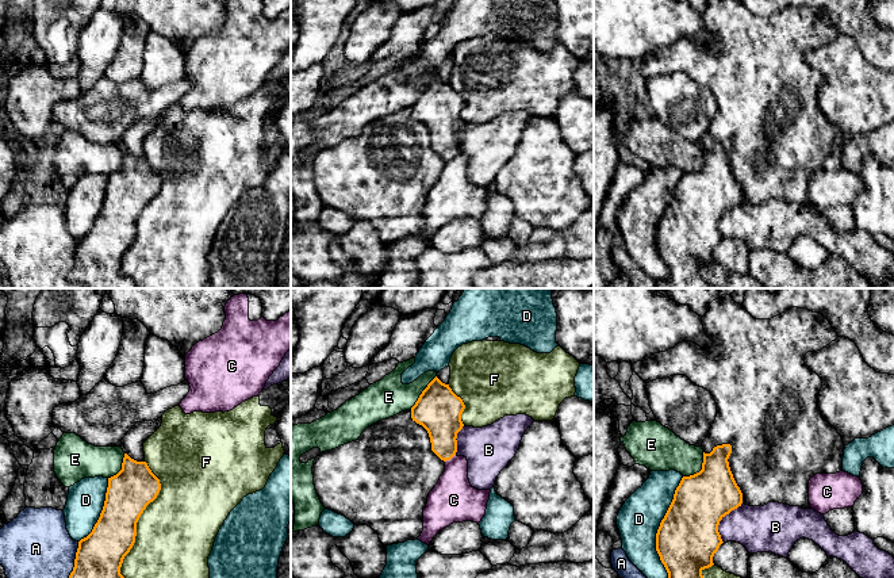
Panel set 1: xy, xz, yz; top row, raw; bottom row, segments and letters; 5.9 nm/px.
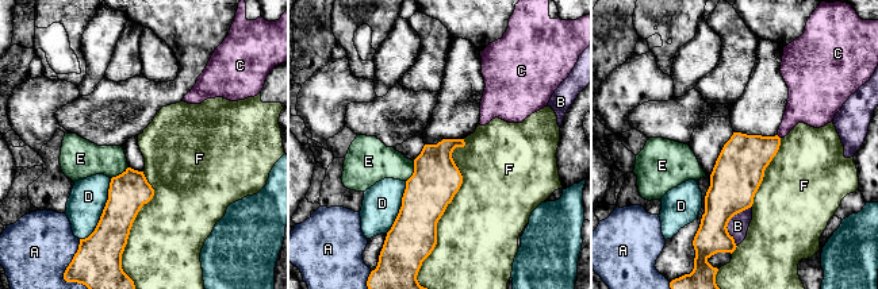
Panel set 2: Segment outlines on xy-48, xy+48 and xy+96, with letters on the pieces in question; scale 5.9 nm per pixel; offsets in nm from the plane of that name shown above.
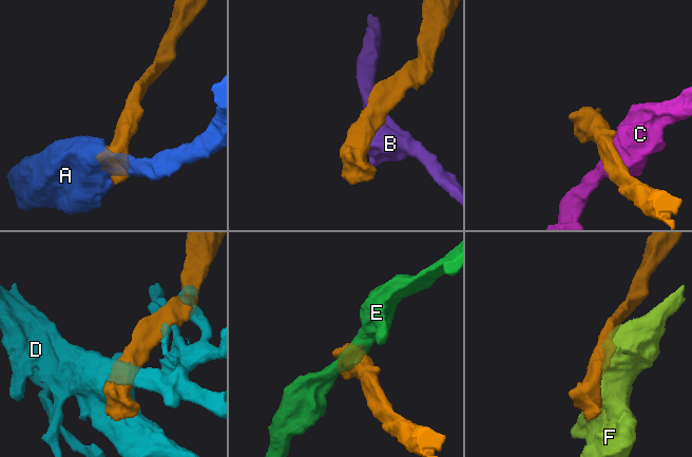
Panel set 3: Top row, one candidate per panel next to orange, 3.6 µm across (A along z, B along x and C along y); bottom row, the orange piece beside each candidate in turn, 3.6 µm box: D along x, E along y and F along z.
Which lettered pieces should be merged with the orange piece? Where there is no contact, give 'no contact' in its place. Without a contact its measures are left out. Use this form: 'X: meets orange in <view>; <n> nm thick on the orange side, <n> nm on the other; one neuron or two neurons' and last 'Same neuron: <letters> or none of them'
A: meets orange in xy; 280 nm thick on the orange side, 400 nm on the other; two neurons
B: meets orange in yz; 360 nm thick on the orange side, 280 nm on the other; two neurons
C: meets orange in xz; 220 nm thick on the orange side, 280 nm on the other; two neurons
D: meets orange in yz; 360 nm thick on the orange side, 260 nm on the other; two neurons
E: meets orange in yz; 320 nm thick on the orange side, 240 nm on the other; two neurons
F: meets orange in xy; 260 nm thick on the orange side, 460 nm on the other; two neurons
Same neuron: none of them

